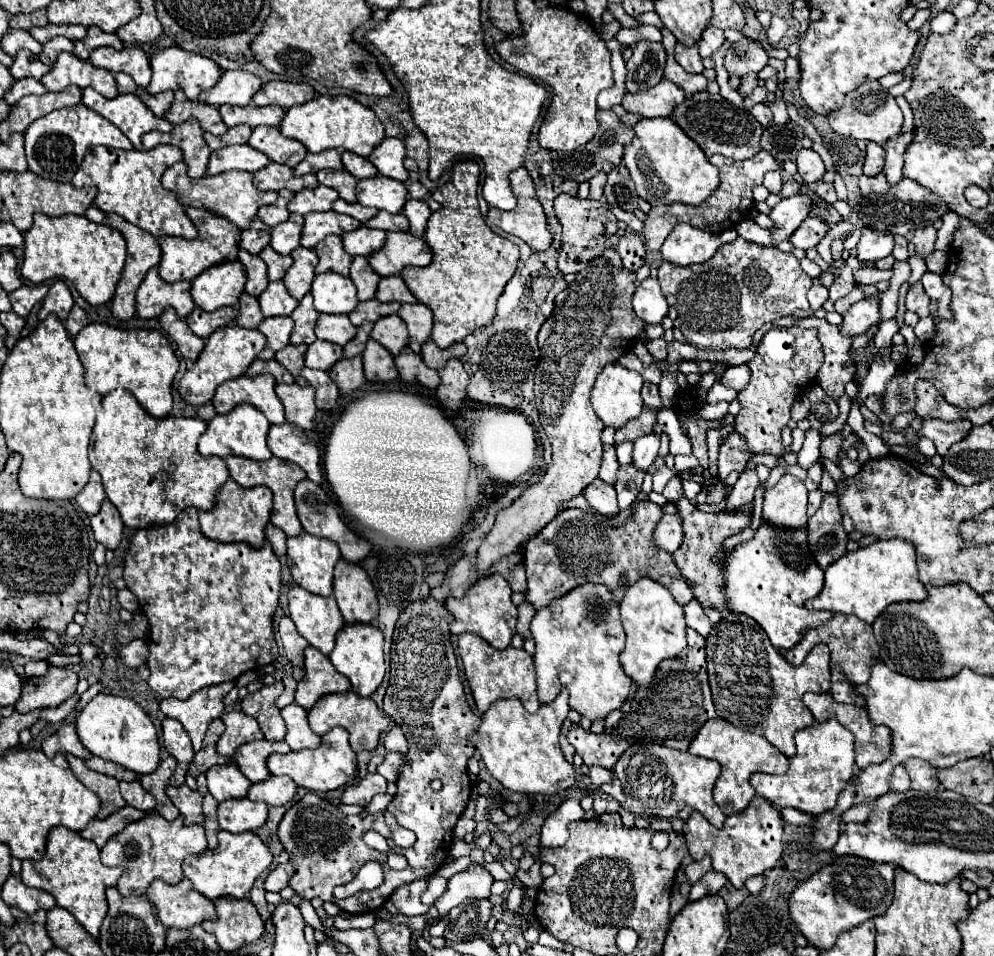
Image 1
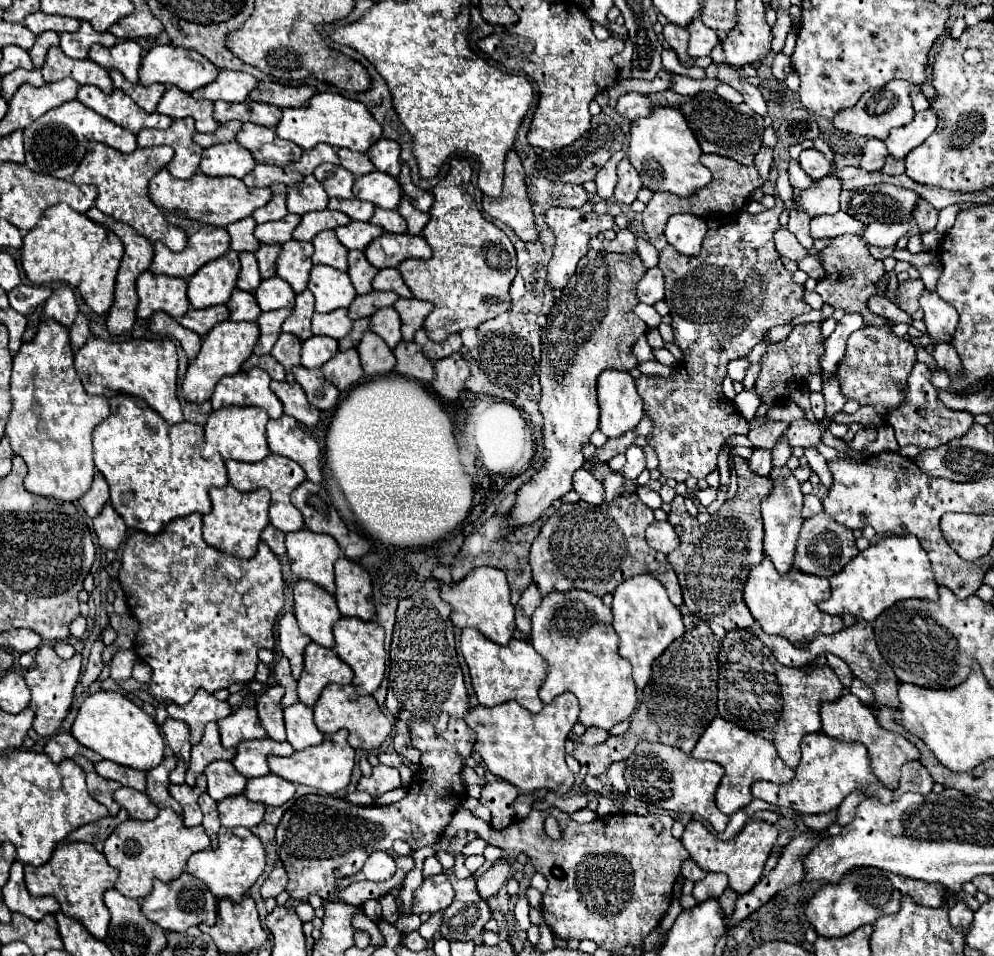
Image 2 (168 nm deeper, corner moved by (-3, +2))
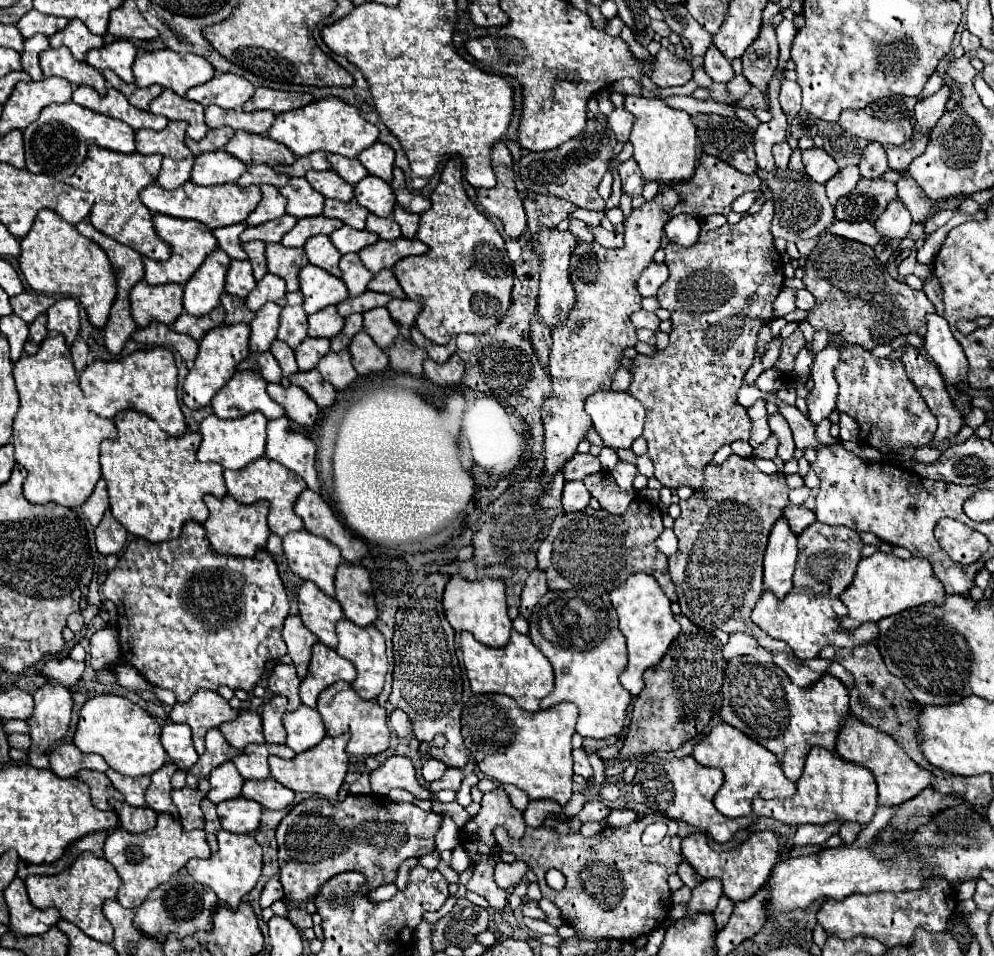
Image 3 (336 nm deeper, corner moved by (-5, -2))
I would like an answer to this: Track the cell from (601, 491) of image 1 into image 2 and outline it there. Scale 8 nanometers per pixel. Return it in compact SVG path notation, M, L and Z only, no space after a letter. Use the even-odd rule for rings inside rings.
M578 469L574 475L572 475L572 489L578 493L578 497L586 503L592 503L592 505L600 505L602 503L602 495L604 495L604 487L600 487L600 483L596 483L592 479L592 473L590 471L584 471L584 469Z

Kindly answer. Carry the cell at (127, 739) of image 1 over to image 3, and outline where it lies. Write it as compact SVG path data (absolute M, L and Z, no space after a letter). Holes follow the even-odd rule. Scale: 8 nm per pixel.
M96 695L80 709L74 745L84 753L98 753L106 763L128 777L152 775L166 761L166 751L160 743L160 725L144 709L120 695Z

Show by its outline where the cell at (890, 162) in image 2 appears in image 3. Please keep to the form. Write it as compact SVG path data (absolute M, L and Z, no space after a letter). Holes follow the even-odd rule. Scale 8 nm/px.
M928 139L906 141L904 145L898 145L898 147L886 147L890 169L908 171L908 165L912 163L912 159L918 157L926 149L926 145L928 145Z

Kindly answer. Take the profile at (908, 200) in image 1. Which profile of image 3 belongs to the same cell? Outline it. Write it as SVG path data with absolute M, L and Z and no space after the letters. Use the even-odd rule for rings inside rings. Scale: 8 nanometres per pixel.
M860 179L858 185L854 187L854 191L850 191L850 195L842 197L836 205L836 219L840 221L868 221L874 223L878 219L878 215L888 207L890 199L898 197L898 189L894 183L886 183L884 179Z

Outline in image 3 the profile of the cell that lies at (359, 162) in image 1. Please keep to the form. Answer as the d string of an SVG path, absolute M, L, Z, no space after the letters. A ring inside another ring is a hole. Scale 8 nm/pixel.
M330 153L330 155L328 155L328 161L330 161L332 169L334 169L342 179L346 179L346 181L352 183L352 185L356 185L360 179L364 179L364 177L368 175L366 167L362 167L362 163L360 163L358 159L346 159L346 157L342 157L342 155Z

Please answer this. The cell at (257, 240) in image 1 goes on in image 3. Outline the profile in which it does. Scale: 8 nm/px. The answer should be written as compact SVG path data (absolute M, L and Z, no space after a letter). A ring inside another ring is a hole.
M238 223L238 225L214 229L214 237L218 239L218 247L222 251L226 251L232 259L246 259L246 251L242 251L242 241L240 241L240 235L246 227L248 227L246 223Z

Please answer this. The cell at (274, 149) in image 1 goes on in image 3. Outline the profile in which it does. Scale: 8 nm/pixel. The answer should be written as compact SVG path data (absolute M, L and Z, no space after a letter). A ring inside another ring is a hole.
M236 131L236 135L226 145L226 151L246 165L266 163L270 167L276 167L290 165L296 159L296 155L278 141L270 141L266 135L256 135L248 131Z

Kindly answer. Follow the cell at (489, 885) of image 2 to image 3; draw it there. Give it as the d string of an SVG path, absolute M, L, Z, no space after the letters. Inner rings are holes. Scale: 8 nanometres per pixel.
M512 861L512 863L498 863L496 865L496 883L502 889L508 889L510 885L518 885L524 879L528 865L524 861Z

